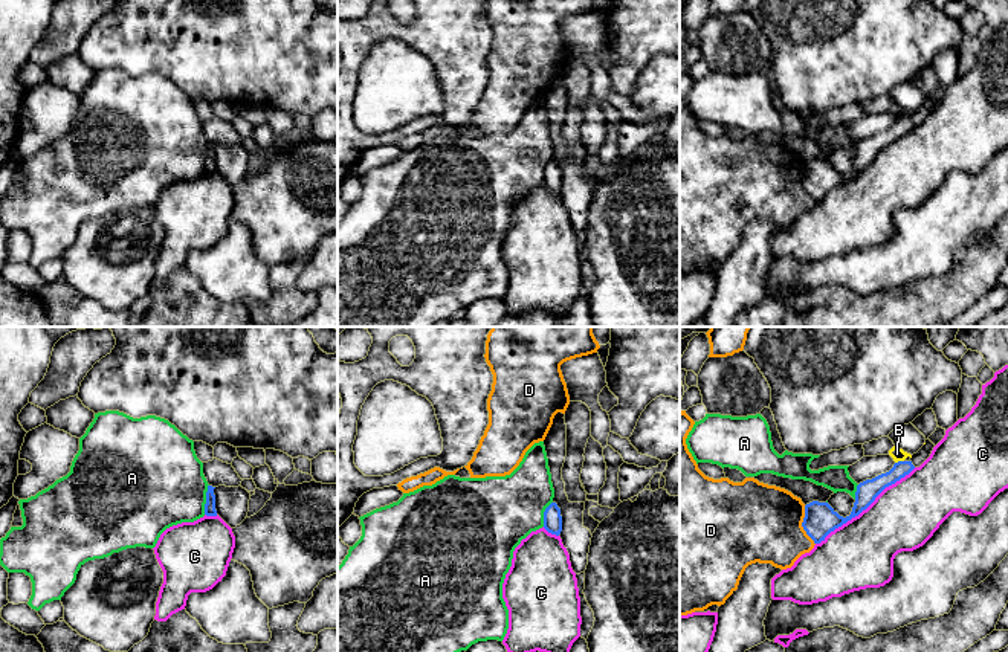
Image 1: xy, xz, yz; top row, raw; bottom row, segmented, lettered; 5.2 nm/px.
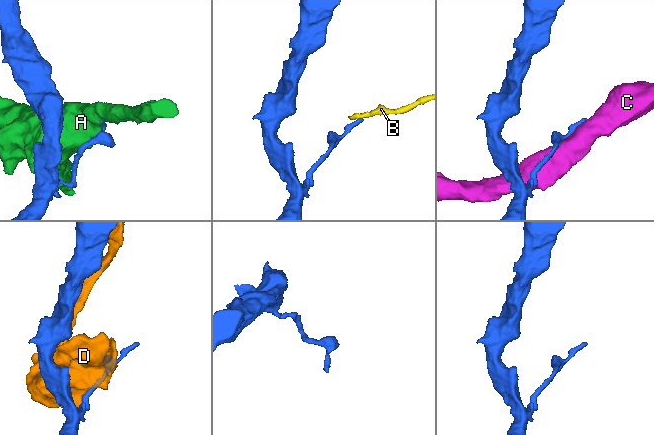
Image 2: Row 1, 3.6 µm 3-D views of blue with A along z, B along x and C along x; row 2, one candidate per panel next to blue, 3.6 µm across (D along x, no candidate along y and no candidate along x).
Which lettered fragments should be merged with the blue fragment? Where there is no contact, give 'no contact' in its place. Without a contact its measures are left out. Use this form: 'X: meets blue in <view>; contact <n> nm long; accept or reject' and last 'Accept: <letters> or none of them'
A: meets blue in xy; contact 160 nm long; reject
B: meets blue in yz; contact 50 nm long; reject
C: meets blue in yz; contact 650 nm long; reject
D: meets blue in yz; contact 220 nm long; reject
Accept: none of them

